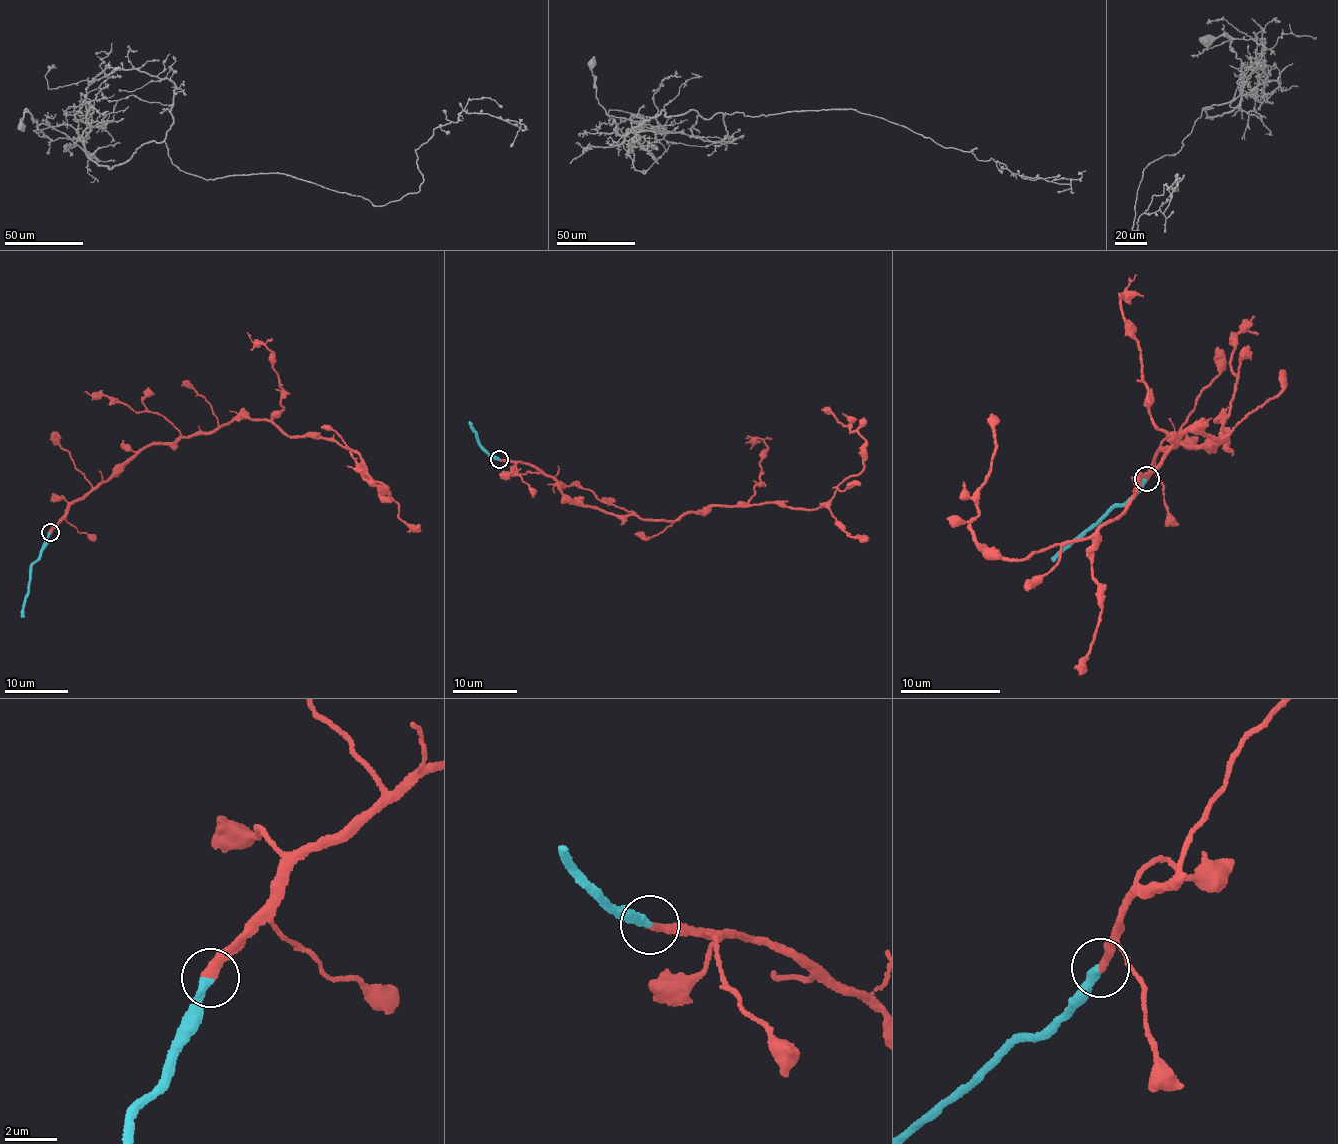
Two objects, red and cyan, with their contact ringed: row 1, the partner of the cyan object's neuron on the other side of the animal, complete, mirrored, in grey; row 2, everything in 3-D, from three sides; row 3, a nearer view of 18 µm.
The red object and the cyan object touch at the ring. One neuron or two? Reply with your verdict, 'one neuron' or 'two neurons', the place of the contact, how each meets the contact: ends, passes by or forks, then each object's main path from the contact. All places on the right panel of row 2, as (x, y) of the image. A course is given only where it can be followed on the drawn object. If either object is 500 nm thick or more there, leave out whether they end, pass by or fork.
one neuron | (1146, 478) | red ends | cyan ends | red via (1146, 478), (1161, 449), (1225, 431), (1219, 446), (1183, 434), (1089, 536), (994, 556), (971, 527), (995, 415) | cyan via (1146, 478), (1136, 492), (1114, 506), (1053, 562)

